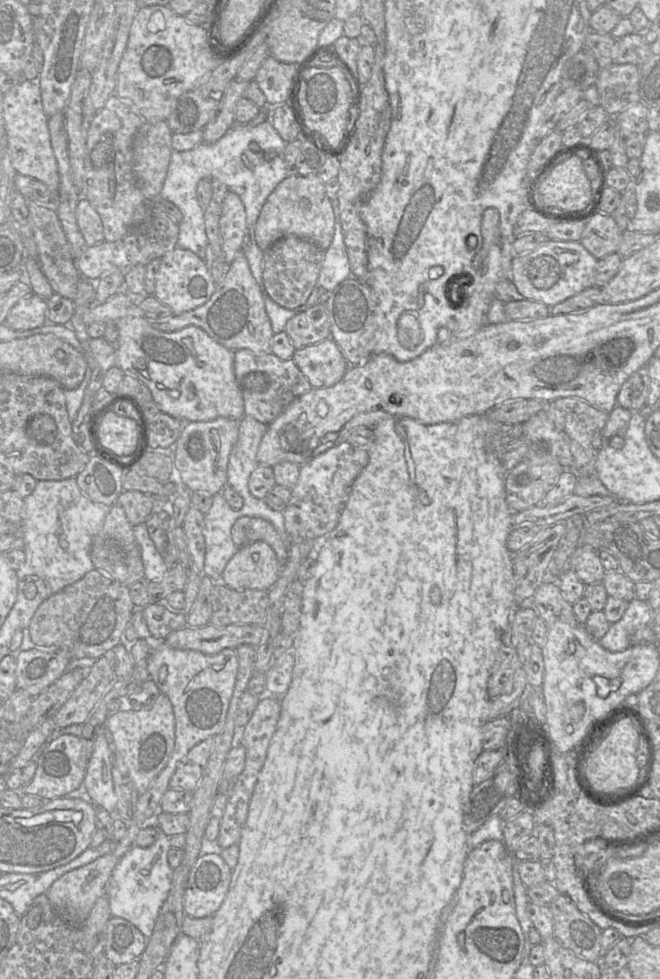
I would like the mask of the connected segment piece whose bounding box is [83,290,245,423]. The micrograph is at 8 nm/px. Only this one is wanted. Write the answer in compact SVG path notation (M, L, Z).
M121 290L101 305L89 307L83 314L86 325L94 322L114 321L119 335L115 345L117 366L125 374L131 374L143 382L151 391L161 412L182 421L210 421L219 417L240 420L244 415L242 392L234 373L234 351L224 347L197 326L187 326L173 332L157 330L146 318L133 296Z

